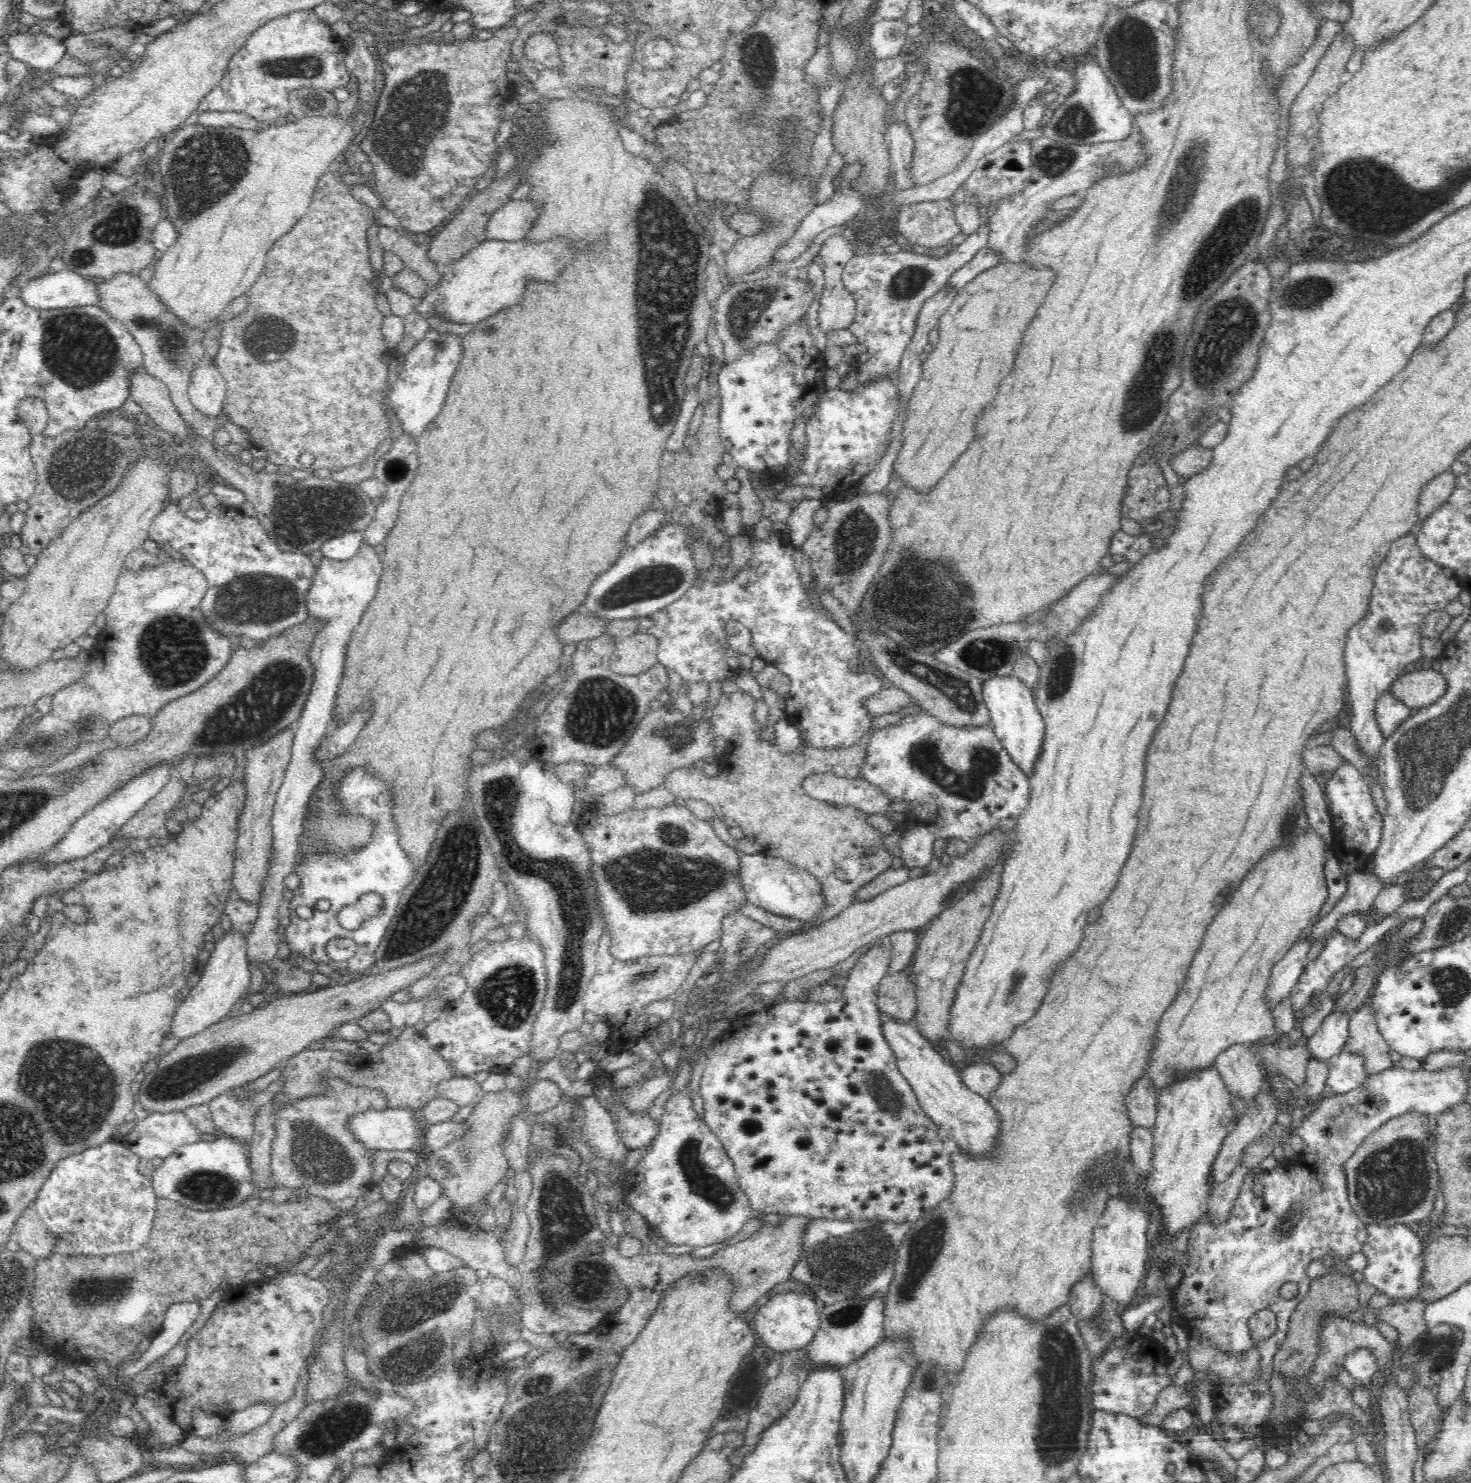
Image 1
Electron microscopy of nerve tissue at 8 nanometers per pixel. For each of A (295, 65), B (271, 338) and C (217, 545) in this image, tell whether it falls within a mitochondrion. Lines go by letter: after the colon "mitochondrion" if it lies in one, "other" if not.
A: mitochondrion
B: mitochondrion
C: other

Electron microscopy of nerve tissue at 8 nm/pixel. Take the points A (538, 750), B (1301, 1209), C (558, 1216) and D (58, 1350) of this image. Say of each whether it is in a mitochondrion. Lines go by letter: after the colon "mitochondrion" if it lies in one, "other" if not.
A: other
B: mitochondrion
C: mitochondrion
D: other

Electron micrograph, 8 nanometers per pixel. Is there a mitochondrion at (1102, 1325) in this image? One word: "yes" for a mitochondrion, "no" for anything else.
yes

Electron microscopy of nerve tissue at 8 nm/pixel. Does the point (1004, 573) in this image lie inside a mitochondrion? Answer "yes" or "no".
no

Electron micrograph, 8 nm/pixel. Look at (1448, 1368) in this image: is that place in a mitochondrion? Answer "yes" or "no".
no

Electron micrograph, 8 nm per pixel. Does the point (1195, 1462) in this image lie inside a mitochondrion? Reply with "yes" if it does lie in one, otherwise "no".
no

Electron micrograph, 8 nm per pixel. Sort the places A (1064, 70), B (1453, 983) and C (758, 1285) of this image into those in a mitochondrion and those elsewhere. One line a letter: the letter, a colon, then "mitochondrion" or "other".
A: other
B: mitochondrion
C: other

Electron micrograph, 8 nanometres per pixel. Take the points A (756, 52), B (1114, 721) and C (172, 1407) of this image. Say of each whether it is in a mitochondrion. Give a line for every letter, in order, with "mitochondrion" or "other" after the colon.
A: mitochondrion
B: other
C: other

